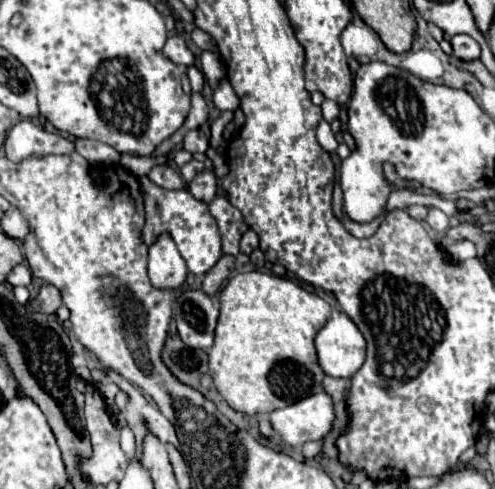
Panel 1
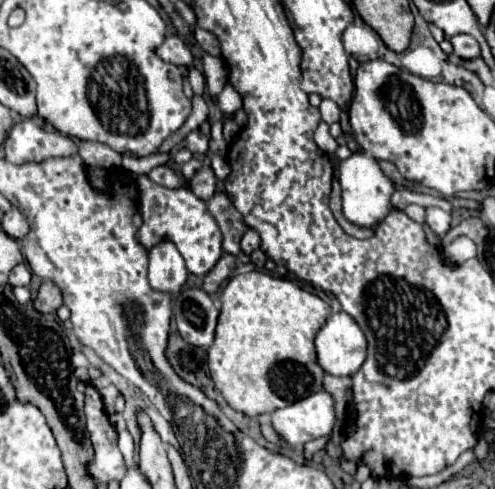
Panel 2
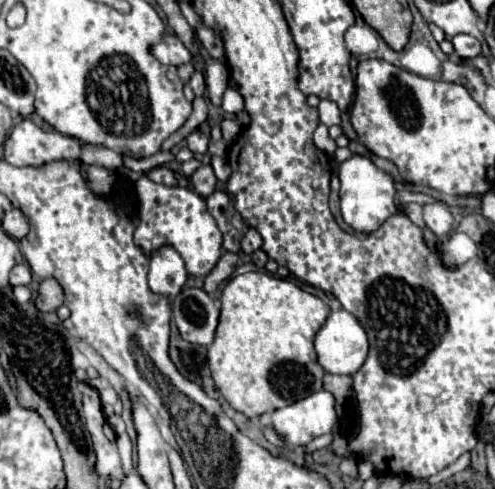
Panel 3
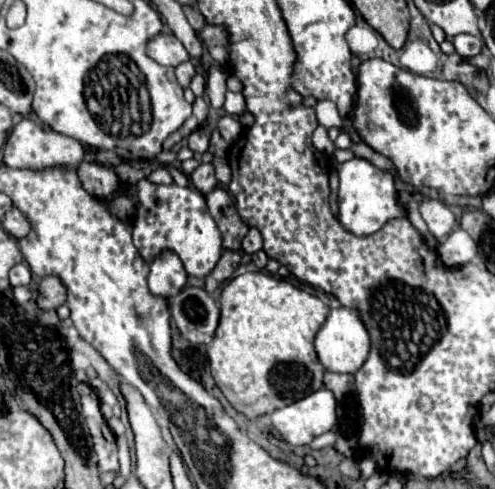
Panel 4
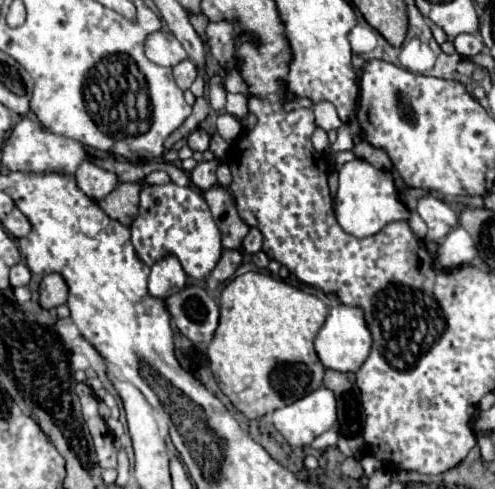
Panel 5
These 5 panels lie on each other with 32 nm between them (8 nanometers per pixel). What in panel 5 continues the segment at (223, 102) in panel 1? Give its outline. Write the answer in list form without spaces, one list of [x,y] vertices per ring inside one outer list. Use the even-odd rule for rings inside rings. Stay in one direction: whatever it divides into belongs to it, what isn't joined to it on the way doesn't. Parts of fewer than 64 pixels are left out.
[[[228,94],[226,112],[240,118],[240,120],[246,118],[248,116],[248,98],[244,94]]]

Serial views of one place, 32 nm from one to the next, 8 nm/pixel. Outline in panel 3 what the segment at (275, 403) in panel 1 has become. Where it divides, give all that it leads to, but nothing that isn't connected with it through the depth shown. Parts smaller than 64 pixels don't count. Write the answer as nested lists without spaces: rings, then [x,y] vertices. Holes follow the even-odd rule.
[[[260,270],[232,278],[222,290],[220,302],[222,312],[214,342],[208,346],[208,364],[216,388],[234,410],[246,414],[248,418],[256,418],[322,390],[324,368],[316,360],[314,336],[326,322],[330,308],[318,296],[304,292],[287,279],[275,278]]]

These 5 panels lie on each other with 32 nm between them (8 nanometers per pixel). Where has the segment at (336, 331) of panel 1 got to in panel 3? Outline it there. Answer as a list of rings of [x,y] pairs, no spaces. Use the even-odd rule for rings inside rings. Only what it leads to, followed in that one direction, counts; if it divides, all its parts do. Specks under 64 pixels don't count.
[[[340,308],[328,316],[328,320],[324,322],[324,326],[320,328],[320,332],[314,338],[314,346],[316,346],[320,366],[330,374],[354,374],[368,356],[368,336],[366,336],[362,324],[356,320],[356,316],[352,316],[344,308]]]

